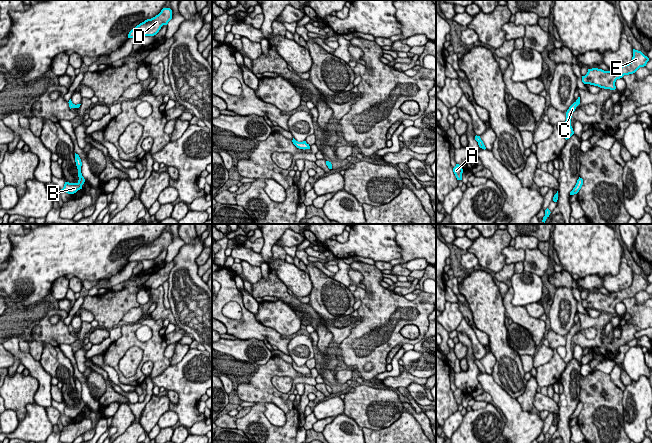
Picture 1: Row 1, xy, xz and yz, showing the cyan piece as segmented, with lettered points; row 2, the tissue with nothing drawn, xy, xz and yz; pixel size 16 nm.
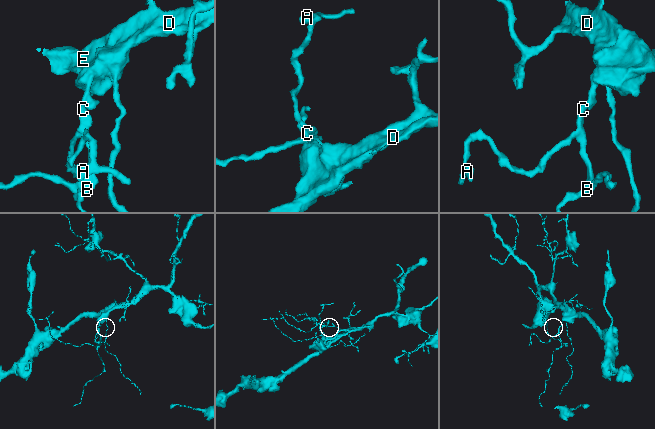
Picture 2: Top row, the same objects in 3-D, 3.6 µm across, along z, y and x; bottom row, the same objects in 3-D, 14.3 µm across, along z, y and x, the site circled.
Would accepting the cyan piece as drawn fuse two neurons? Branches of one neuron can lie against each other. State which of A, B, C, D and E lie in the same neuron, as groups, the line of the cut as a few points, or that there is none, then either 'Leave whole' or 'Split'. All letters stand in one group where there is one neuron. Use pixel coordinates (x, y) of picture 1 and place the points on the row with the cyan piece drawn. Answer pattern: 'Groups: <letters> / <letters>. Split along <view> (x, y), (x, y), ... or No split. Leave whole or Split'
Groups: A B C D E. No split. Leave whole

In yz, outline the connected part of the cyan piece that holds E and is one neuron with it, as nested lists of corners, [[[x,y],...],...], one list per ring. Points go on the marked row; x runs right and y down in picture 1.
[[[633,49],[633,57],[628,64],[610,68],[609,71],[598,68],[588,69],[587,74],[582,76],[582,82],[604,89],[615,90],[615,82],[617,79],[622,78],[624,75],[635,73],[640,67],[646,66],[648,61],[649,58],[641,51]]]

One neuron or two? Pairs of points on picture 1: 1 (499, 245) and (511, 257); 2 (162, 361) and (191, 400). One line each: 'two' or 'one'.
1: two
2: two

